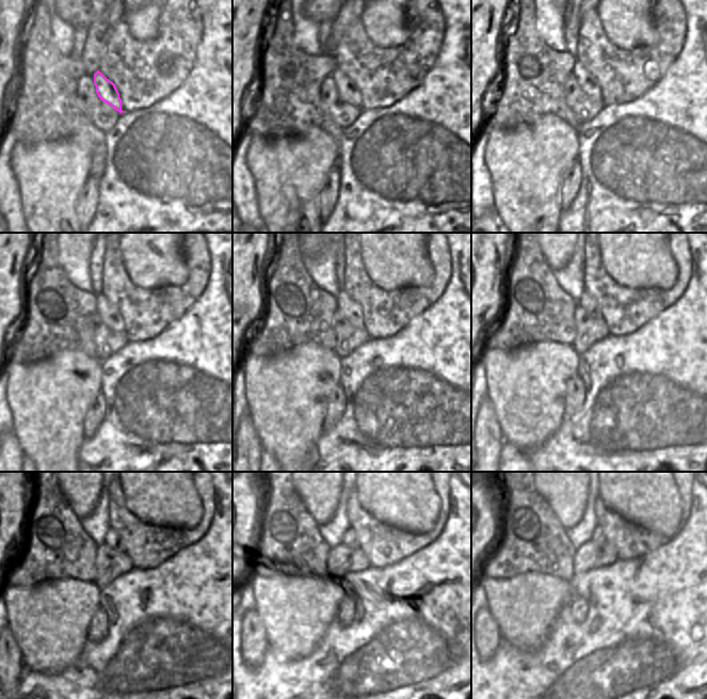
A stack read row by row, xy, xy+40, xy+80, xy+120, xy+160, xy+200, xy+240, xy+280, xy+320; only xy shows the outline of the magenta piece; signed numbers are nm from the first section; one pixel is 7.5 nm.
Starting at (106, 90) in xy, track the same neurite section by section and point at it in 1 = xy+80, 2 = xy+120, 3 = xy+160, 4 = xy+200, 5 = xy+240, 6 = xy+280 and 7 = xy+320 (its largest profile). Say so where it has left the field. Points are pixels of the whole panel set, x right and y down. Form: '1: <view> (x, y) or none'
1: xy+80 (588, 83)
2: xy+120 (109, 314)
3: xy+160 (351, 310)
4: xy+200 (585, 301)
5: xy+240 (111, 538)
6: xy+280 (350, 538)
7: xy+320 (598, 533)

